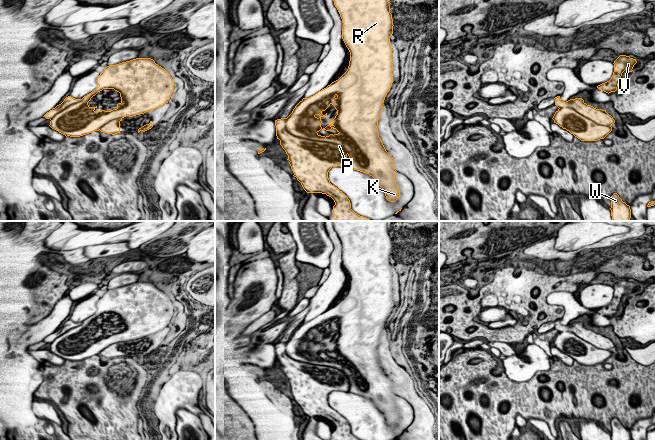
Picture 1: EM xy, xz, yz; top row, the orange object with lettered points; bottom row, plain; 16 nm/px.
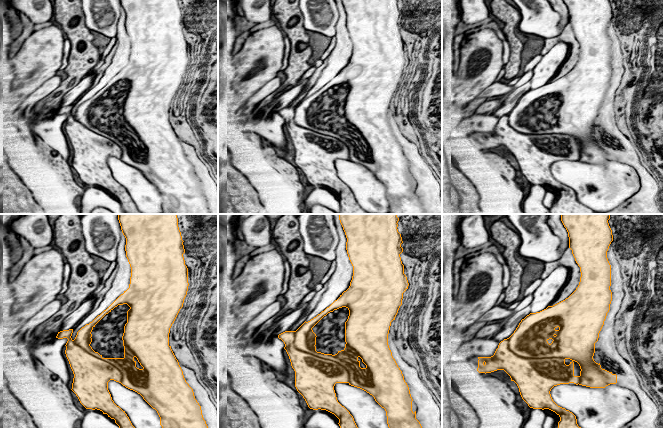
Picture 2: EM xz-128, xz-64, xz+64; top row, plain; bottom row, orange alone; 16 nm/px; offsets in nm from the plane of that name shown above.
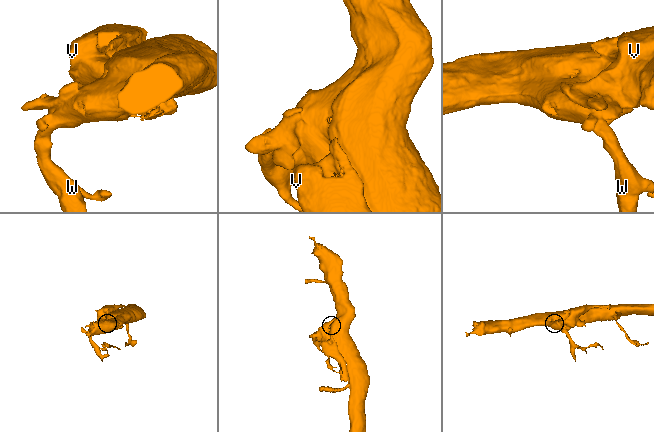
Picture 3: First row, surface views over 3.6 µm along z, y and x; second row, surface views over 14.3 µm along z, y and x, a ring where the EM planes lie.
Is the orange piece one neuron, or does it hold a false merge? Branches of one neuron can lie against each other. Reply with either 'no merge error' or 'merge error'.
merge error

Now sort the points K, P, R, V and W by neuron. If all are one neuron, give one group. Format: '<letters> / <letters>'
K R W / P V

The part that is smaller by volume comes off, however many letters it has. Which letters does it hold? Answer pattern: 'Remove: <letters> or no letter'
Remove: P, V

